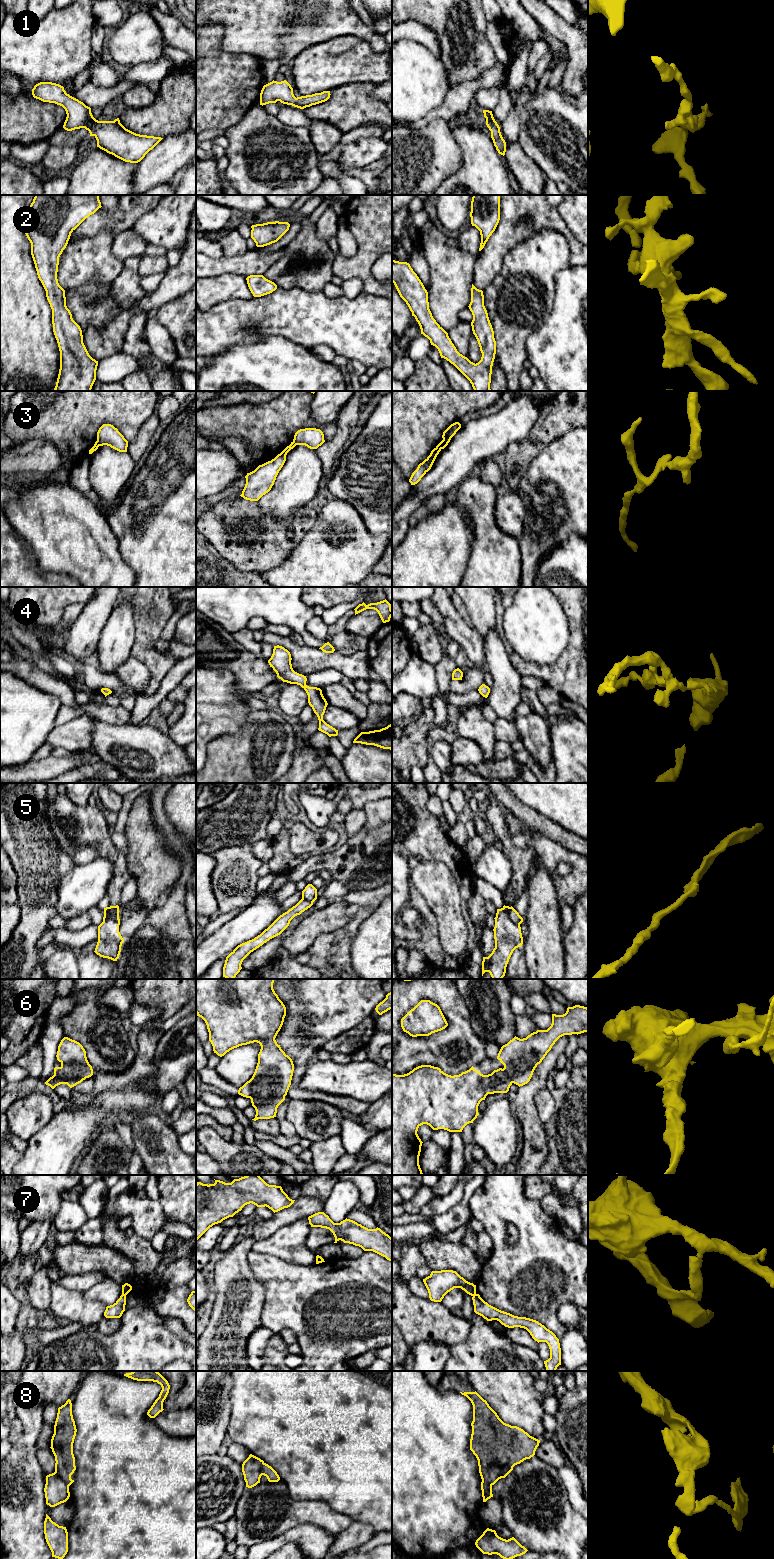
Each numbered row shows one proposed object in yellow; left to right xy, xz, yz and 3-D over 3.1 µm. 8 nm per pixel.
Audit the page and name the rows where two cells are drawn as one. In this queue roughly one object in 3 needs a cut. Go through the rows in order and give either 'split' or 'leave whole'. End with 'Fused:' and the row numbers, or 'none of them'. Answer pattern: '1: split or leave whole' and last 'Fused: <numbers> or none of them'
1: leave whole
2: leave whole
3: split
4: leave whole
5: split
6: leave whole
7: split
8: split
Fused: 3, 5, 7, 8

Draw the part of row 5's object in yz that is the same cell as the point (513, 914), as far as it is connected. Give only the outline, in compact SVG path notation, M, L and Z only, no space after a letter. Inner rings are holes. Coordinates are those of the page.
M512 906L509 908L508 912L509 912L509 918L514 924L520 925L523 922L523 918Z

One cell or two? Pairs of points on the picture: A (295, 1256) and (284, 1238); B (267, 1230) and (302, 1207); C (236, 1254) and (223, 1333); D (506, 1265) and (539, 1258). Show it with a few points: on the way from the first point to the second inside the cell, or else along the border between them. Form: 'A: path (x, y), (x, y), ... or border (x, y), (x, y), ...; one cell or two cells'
A: path (293, 1252), (288, 1247), (288, 1242); one cell
B: path (276, 1221), (293, 1213); one cell
C: path (235, 1274), (235, 1313); one cell
D: path (514, 1265), (531, 1265); one cell

